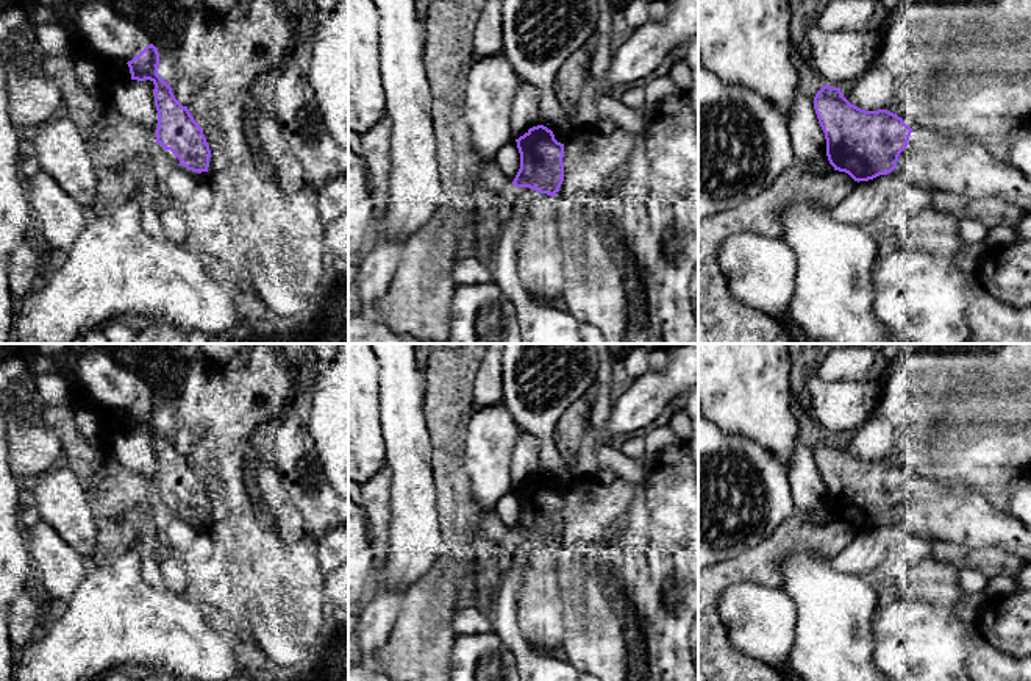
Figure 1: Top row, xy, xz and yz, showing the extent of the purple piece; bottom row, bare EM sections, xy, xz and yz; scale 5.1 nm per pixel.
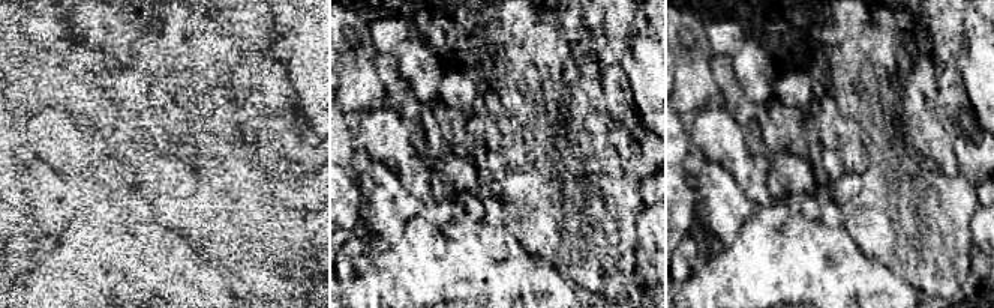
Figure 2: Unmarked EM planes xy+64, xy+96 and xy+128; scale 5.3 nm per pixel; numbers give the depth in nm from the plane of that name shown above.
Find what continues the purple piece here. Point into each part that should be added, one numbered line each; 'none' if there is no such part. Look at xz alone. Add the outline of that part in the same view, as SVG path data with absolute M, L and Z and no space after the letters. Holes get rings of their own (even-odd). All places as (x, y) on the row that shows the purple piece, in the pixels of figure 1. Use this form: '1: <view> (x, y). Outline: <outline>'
1: xz (539, 258). Outline: M517 187L512 194L512 206L522 216L517 250L520 281L537 301L559 306L565 278L555 197L530 187Z

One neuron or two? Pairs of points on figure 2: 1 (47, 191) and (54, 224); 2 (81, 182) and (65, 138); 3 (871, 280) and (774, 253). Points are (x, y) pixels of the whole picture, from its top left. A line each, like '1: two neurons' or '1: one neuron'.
1: one neuron
2: one neuron
3: one neuron

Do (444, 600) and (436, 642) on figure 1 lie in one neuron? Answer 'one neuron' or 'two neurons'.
one neuron

